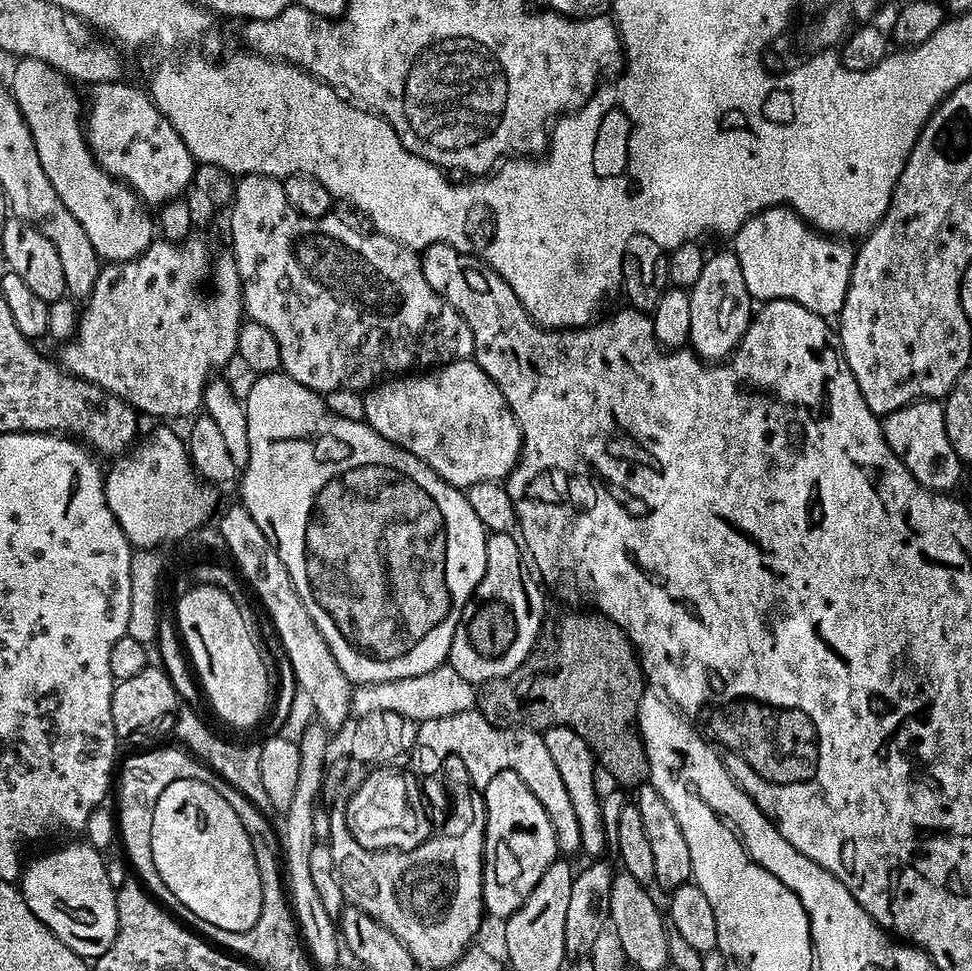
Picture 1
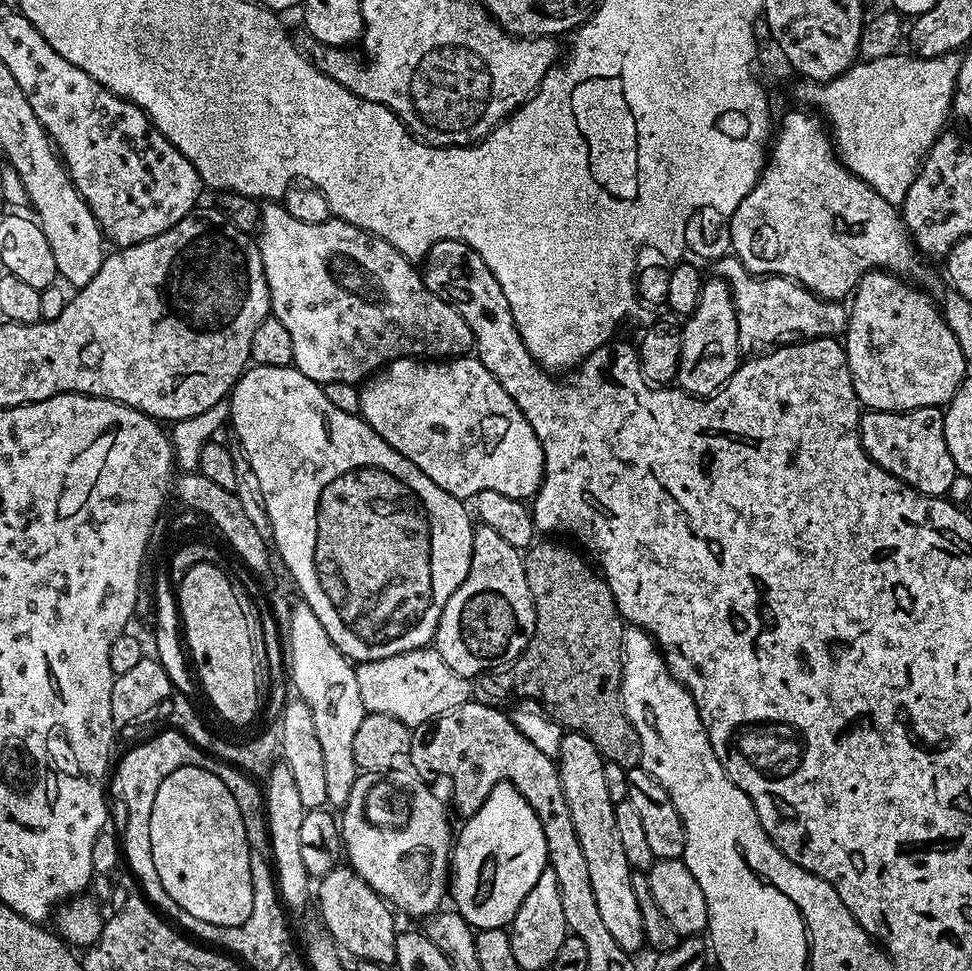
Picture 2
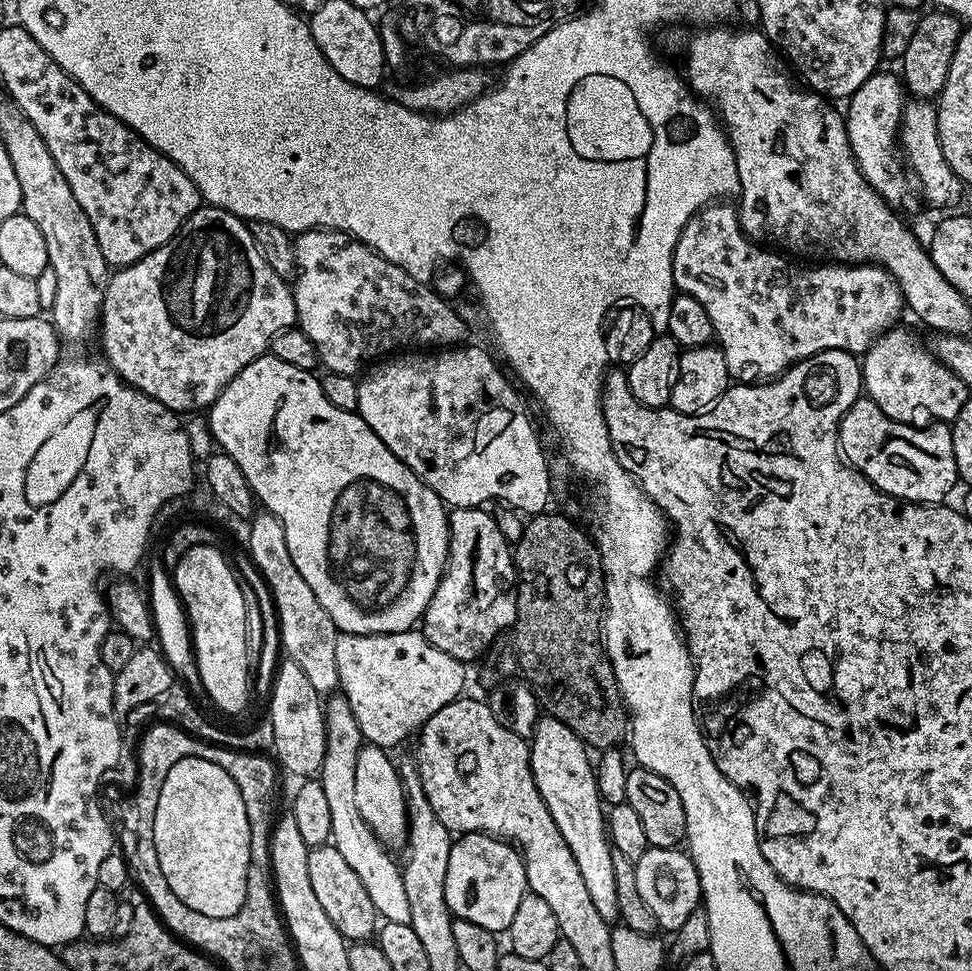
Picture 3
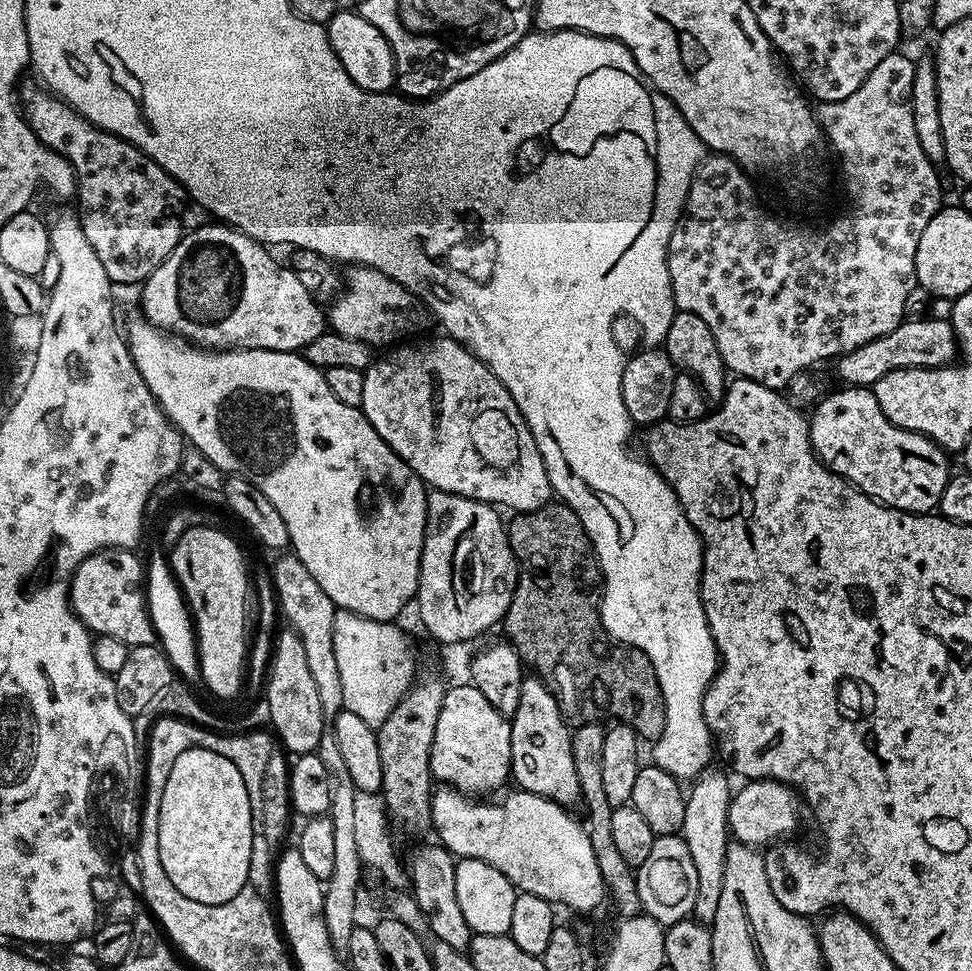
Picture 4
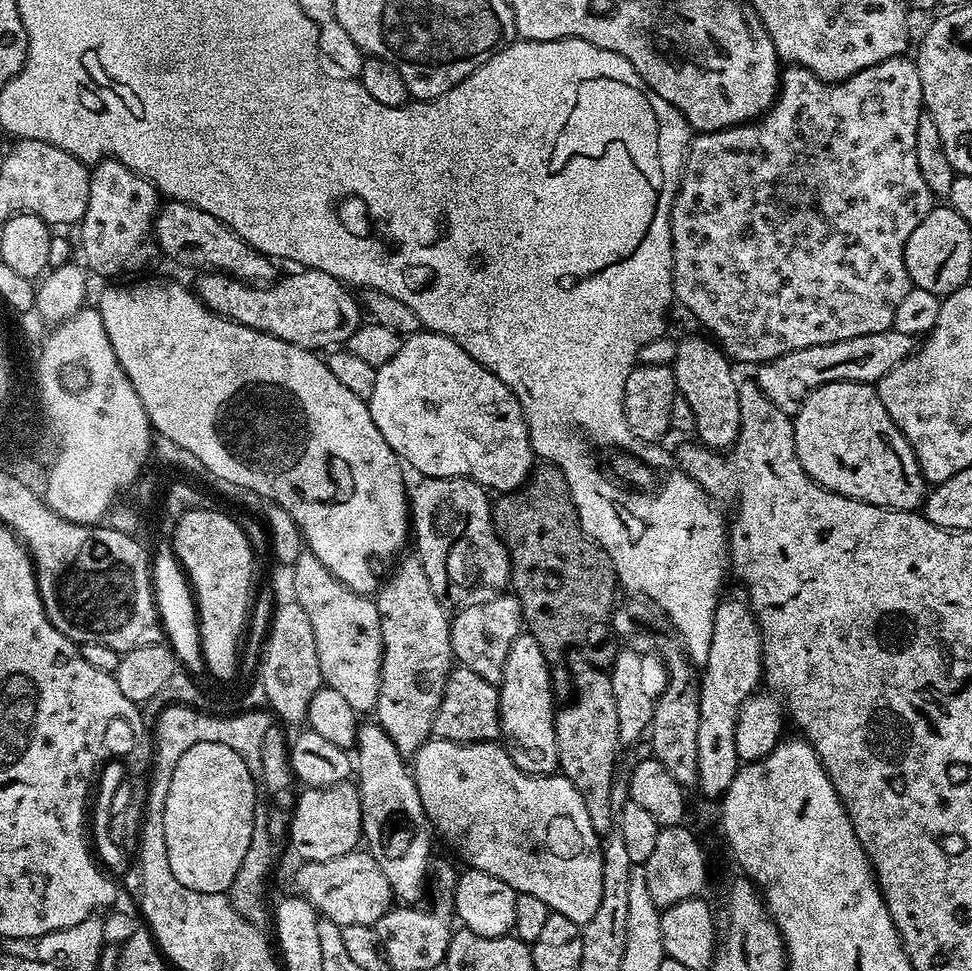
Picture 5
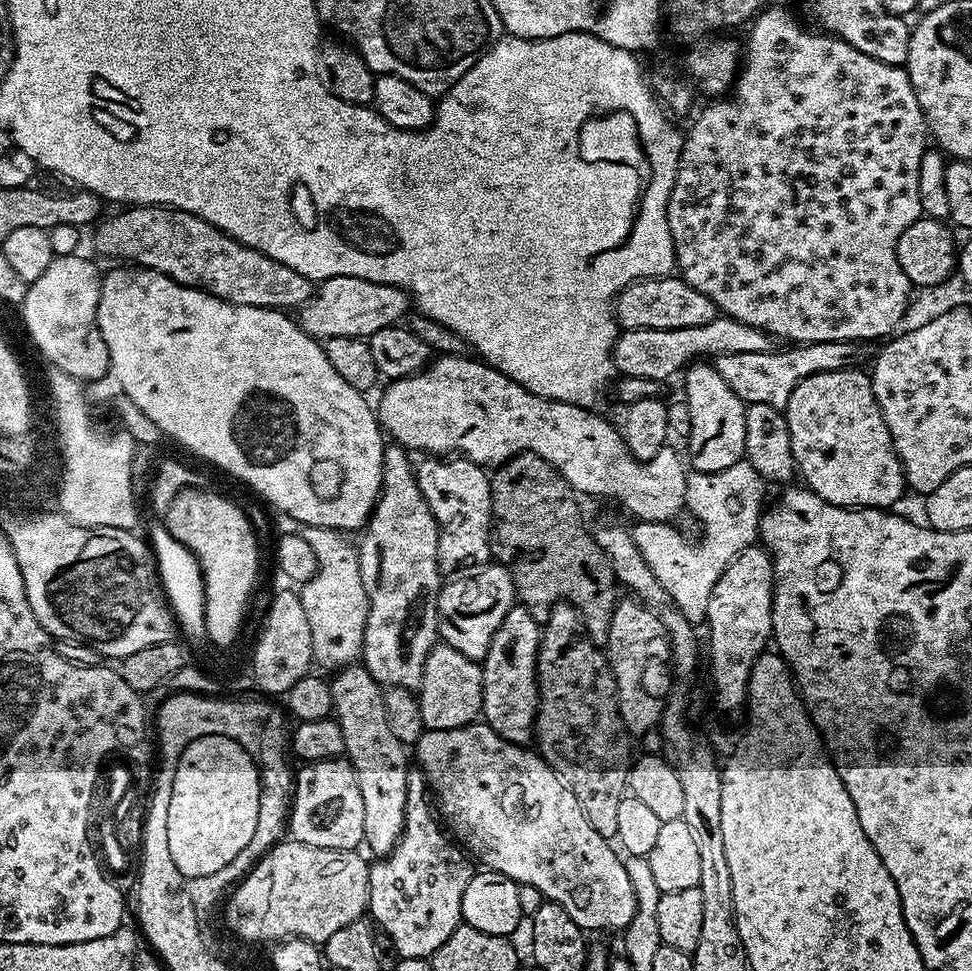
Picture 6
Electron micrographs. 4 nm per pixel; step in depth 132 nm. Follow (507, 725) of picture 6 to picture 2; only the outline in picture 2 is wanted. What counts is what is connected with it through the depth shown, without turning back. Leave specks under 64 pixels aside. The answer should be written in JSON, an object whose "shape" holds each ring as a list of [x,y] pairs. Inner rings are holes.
{"shape":[[[565,731],[558,757],[560,781],[566,794],[566,806],[570,806],[570,818],[574,820],[574,830],[578,834],[578,842],[582,842],[582,854],[586,858],[586,866],[590,866],[590,882],[594,886],[594,902],[598,902],[598,914],[606,930],[614,937],[614,942],[622,946],[629,954],[636,954],[639,948],[645,947],[644,927],[642,926],[642,910],[638,906],[638,898],[634,896],[633,868],[626,862],[626,853],[622,851],[622,841],[618,839],[618,826],[614,826],[615,804],[610,800],[603,773],[605,759],[598,754],[594,742],[577,732]]]}

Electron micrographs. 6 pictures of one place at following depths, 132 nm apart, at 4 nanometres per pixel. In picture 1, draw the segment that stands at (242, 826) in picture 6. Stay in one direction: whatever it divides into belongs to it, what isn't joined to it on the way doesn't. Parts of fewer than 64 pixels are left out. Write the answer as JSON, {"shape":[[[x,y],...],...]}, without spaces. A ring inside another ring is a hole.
{"shape":[[[179,780],[170,782],[170,786],[162,790],[162,798],[158,798],[154,806],[152,823],[154,866],[162,882],[168,885],[168,896],[176,899],[186,911],[201,916],[208,928],[245,932],[258,922],[257,915],[262,910],[262,878],[256,876],[258,862],[249,844],[250,838],[241,828],[238,814],[232,812],[230,802],[206,782]]]}

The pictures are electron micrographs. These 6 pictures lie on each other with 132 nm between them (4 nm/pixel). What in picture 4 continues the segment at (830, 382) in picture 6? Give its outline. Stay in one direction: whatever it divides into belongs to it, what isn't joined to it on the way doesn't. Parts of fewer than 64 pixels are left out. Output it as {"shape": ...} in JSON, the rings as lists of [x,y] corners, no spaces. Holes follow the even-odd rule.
{"shape":[[[844,386],[841,389],[841,392],[826,397],[824,401],[821,399],[810,412],[808,433],[812,439],[812,449],[824,467],[837,472],[843,480],[848,480],[855,488],[887,507],[917,514],[931,513],[939,505],[942,490],[946,490],[950,475],[949,453],[921,432],[911,432],[892,424],[882,412],[871,387]]]}

